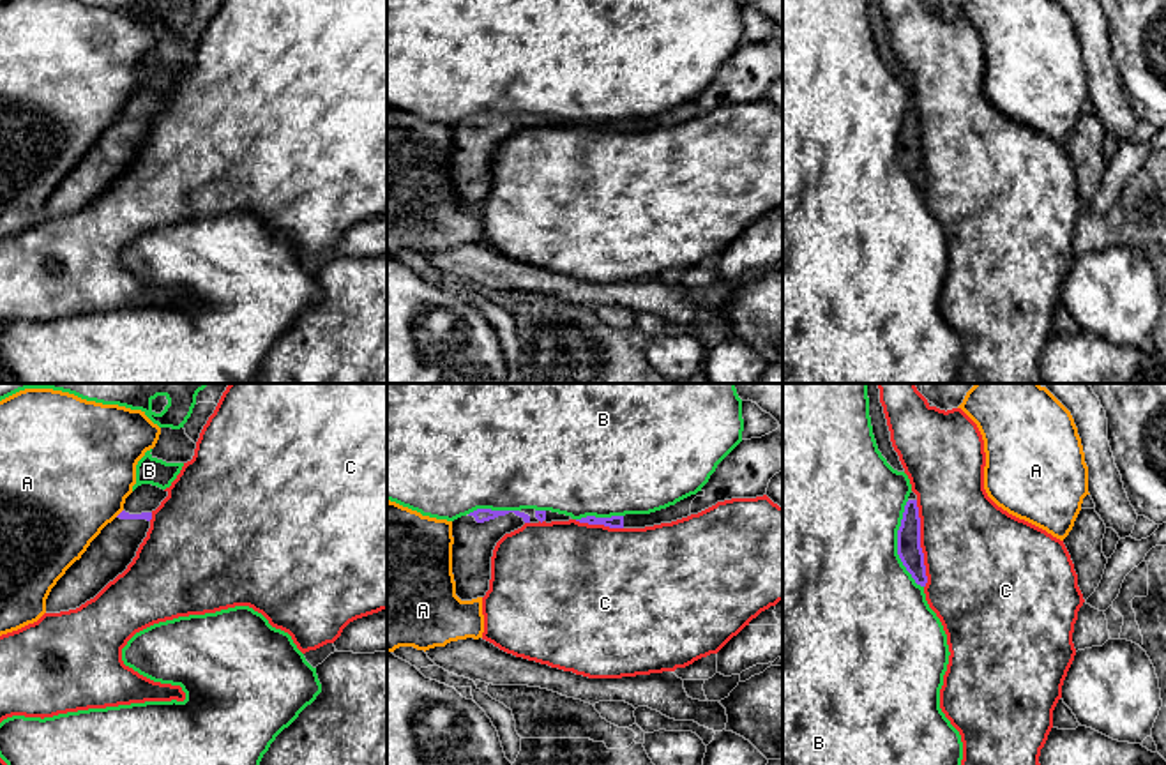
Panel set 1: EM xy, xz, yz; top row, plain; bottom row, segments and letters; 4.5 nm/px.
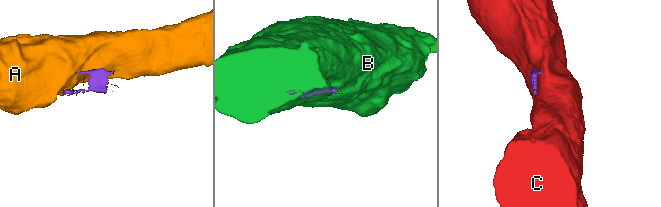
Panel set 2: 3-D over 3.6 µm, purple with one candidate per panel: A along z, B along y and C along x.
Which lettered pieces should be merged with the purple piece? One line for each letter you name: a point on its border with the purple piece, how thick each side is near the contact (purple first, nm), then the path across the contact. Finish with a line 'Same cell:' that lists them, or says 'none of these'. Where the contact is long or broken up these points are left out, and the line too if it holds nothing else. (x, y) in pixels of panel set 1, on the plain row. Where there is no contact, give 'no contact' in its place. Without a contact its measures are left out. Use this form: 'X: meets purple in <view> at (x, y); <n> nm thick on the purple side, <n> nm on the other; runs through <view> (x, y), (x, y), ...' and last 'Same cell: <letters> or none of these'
Same cell: none of these

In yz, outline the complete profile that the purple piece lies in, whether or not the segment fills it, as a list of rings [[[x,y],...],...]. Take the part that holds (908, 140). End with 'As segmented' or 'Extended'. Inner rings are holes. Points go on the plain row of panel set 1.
[[[917,104],[905,110],[901,131],[897,134],[897,159],[917,189],[926,191],[926,170],[920,152],[920,122]]]. As segmented

